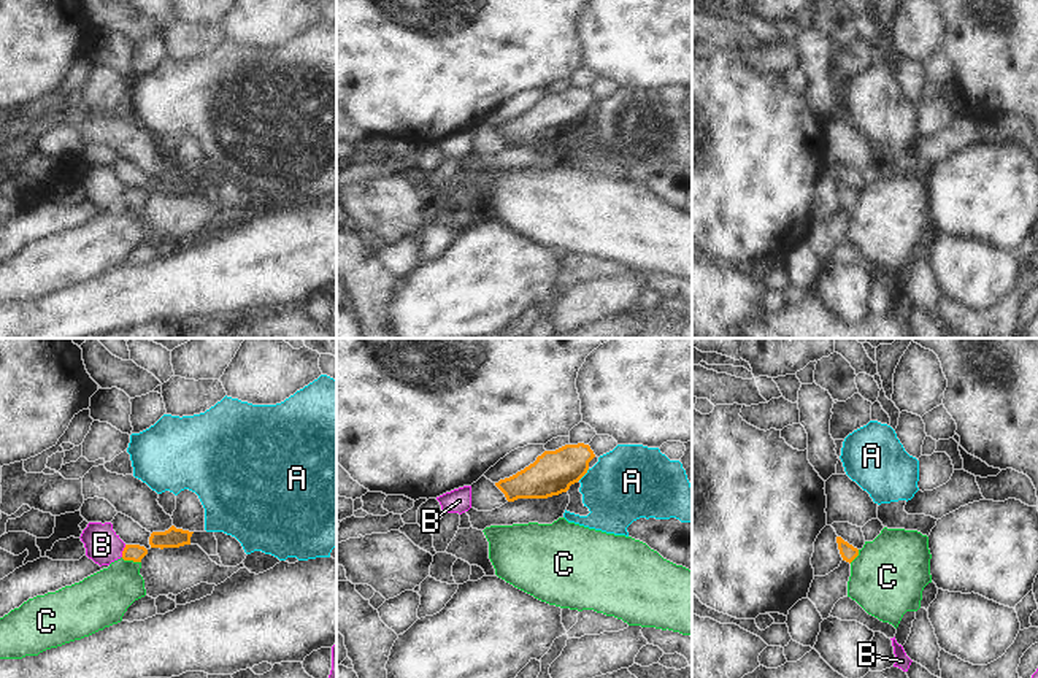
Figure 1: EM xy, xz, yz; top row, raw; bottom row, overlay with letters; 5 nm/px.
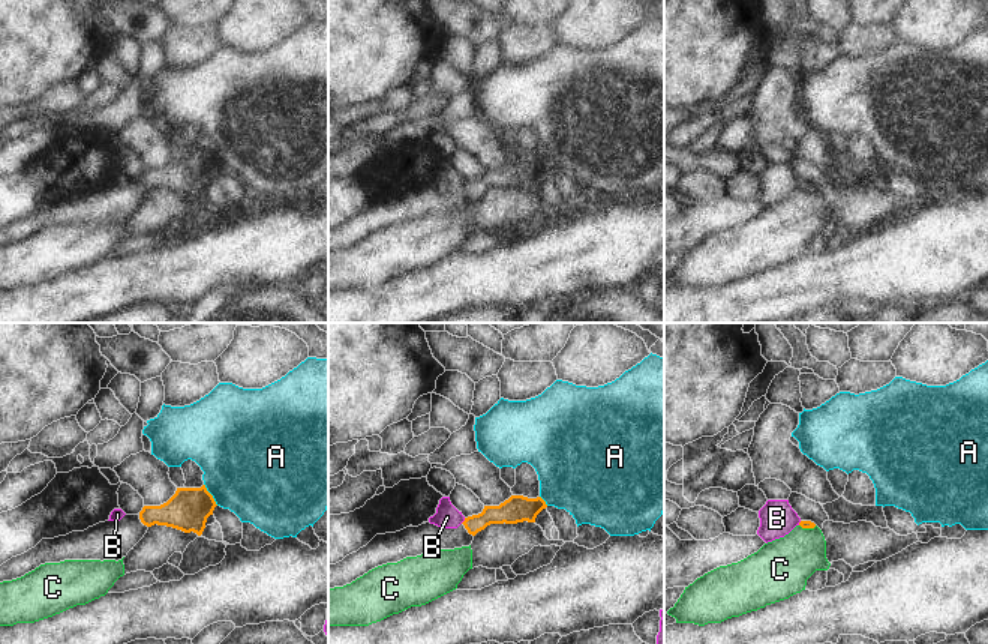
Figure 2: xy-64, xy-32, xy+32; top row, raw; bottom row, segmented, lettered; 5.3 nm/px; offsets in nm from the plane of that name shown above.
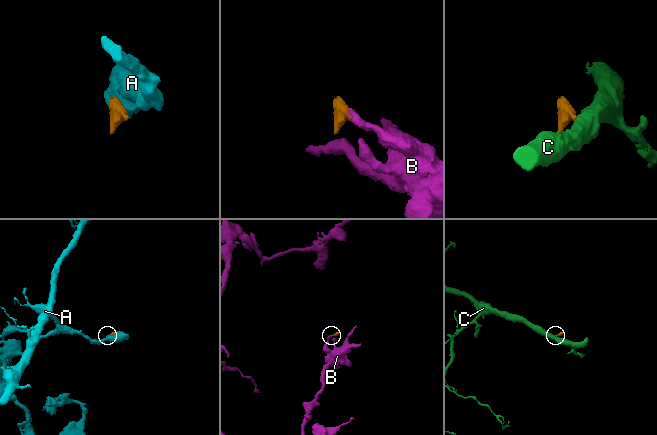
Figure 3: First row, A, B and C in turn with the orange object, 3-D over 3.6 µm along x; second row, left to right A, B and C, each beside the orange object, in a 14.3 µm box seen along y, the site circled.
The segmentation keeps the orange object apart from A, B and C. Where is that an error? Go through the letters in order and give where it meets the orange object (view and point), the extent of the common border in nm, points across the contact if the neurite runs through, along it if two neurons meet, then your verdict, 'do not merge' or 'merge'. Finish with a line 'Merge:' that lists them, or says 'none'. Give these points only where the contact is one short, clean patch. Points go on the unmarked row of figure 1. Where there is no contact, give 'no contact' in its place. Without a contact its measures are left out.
A: meets orange in xz at (583, 119); contact 90 nm long; border along xz (589, 113), (578, 124); do not merge
B: meets orange in xy at (123, 196); contact 70 nm long; border along xy (126, 189), (121, 200); do not merge
C: meets orange in xy at (130, 204); contact 110 nm long; border along xy (121, 202), (140, 207); do not merge
Merge: none

